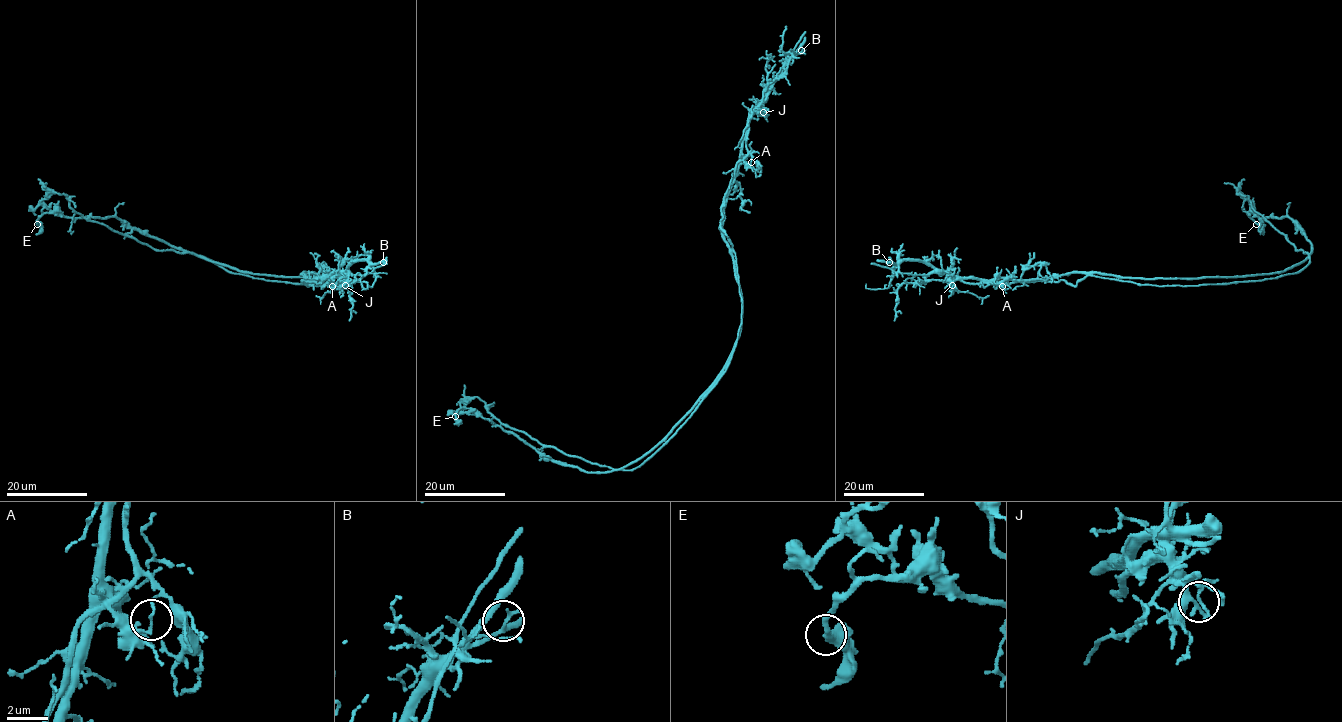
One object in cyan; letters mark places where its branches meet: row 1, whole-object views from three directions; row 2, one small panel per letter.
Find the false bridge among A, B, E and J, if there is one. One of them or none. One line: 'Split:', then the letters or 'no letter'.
Split: A

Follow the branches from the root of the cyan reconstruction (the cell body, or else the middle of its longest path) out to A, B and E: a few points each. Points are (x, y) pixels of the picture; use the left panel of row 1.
A: (311, 278), (323, 278), (315, 273), (303, 273), (316, 283), (333, 286)
B: (311, 278), (323, 278), (315, 273), (303, 273), (308, 279), (322, 280), (344, 272), (353, 262), (383, 262)
E: (311, 278), (240, 272), (129, 229), (115, 217), (66, 218), (52, 212), (44, 213), (37, 224)

